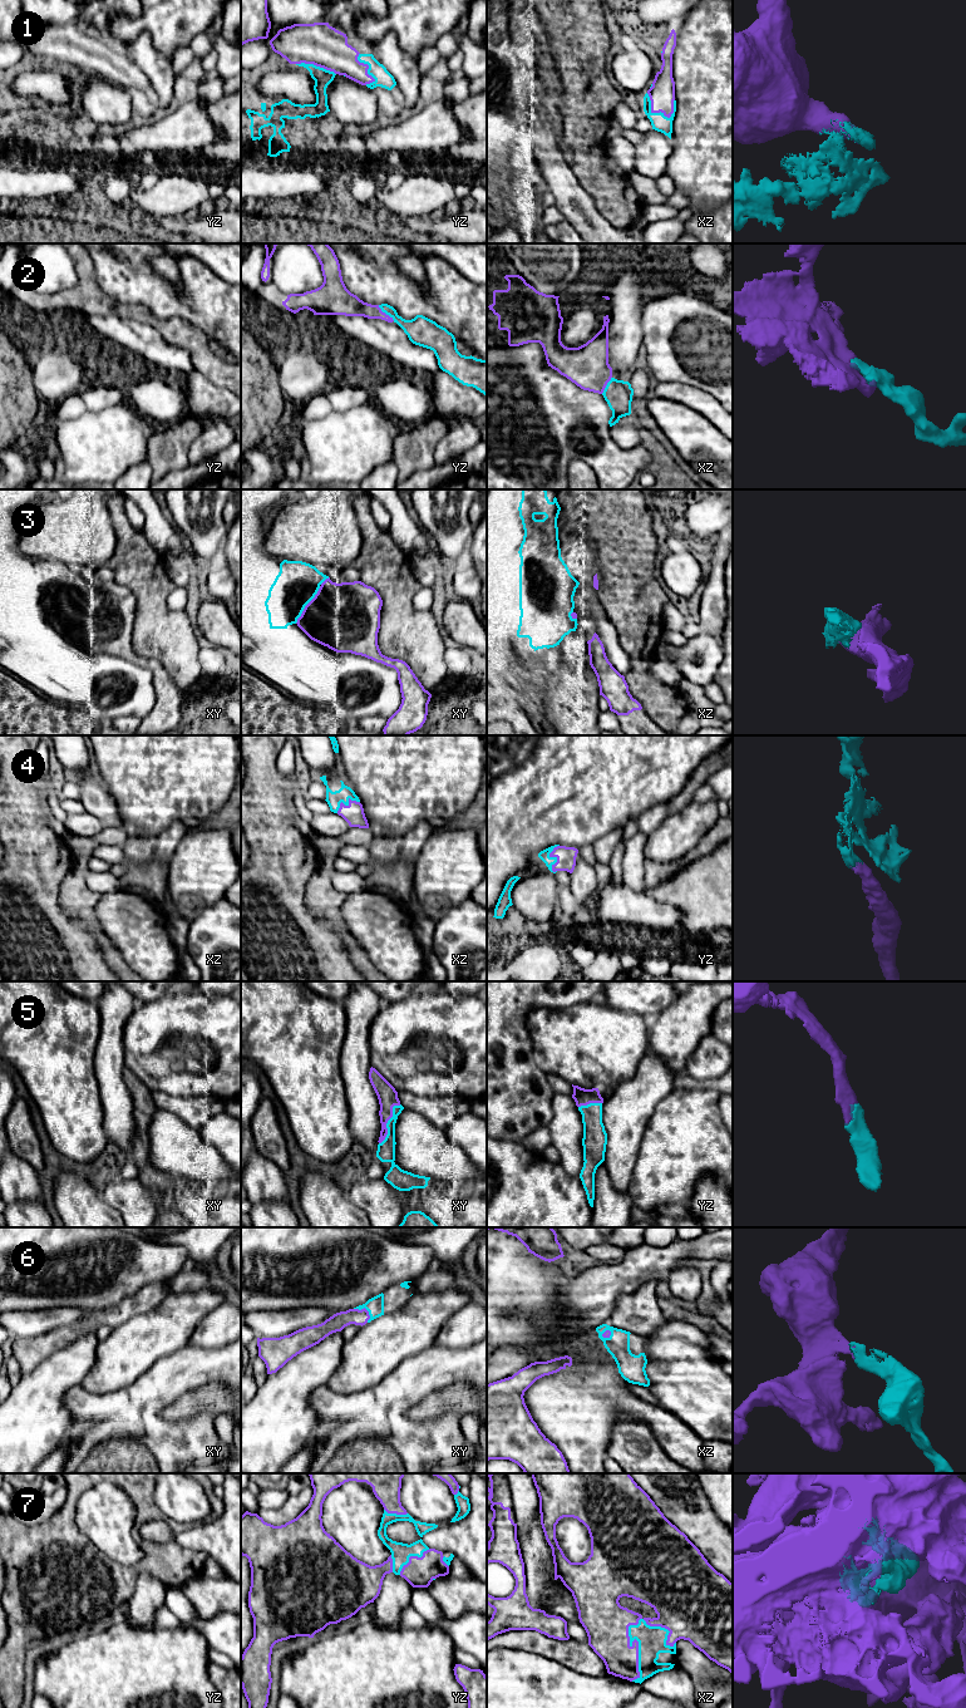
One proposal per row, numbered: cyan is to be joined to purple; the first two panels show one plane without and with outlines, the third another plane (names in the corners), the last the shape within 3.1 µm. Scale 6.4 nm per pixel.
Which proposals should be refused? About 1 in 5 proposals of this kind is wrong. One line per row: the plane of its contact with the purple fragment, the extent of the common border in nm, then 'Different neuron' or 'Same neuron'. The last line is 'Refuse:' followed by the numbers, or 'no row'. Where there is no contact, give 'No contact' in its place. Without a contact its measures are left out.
1: Touches purple in xz. Shared border 220 nm. Same neuron
2: Touches purple in yz. Shared border 150 nm. Same neuron
3: Touches purple in xy. Shared border 280 nm. Same neuron
4: Touches purple in yz. Shared border 190 nm. Same neuron
5: Touches purple in xy. Shared border 300 nm. Same neuron
6: Touches purple in xy. Shared border 130 nm. Same neuron
7: Touches purple in xz. Shared border 420 nm. Same neuron
Refuse: no row

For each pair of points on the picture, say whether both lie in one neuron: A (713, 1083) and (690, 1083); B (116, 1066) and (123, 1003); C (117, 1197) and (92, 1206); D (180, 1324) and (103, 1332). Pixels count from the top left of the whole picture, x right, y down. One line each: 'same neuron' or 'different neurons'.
A: same neuron
B: same neuron
C: different neurons
D: different neurons

